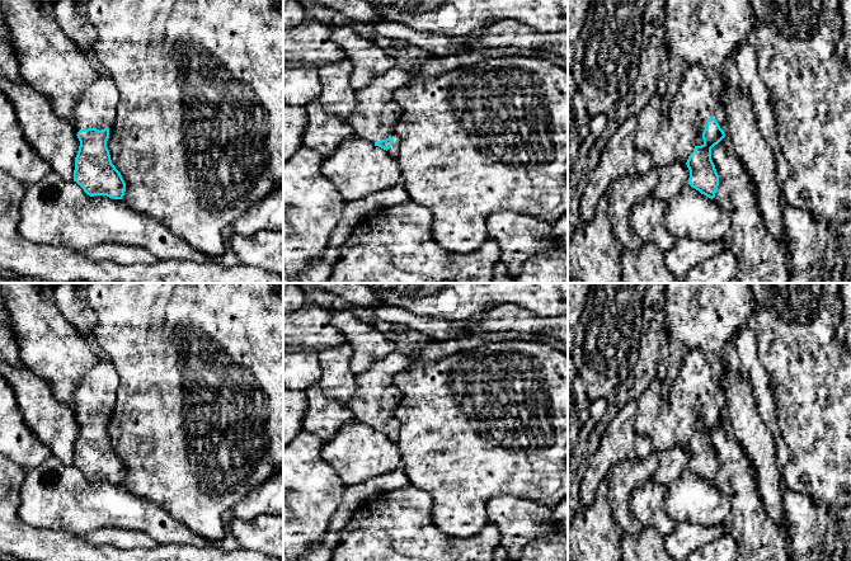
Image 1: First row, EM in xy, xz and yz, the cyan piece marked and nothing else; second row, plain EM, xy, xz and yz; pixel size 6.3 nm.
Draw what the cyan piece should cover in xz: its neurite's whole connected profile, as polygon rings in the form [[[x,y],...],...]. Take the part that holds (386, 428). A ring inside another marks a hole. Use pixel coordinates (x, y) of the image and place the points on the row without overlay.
[[[395,350],[356,376],[357,390],[345,405],[359,423],[386,435],[399,430],[395,410],[403,393],[394,383],[394,377],[412,364],[406,355]]]

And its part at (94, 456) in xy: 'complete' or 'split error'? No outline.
split error

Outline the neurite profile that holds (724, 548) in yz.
[[[725,533],[709,544],[692,551],[685,561],[737,561],[738,544]]]

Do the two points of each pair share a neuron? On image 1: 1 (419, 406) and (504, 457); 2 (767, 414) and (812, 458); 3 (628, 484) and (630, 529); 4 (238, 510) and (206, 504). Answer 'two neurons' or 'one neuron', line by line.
1: one neuron
2: two neurons
3: one neuron
4: two neurons

